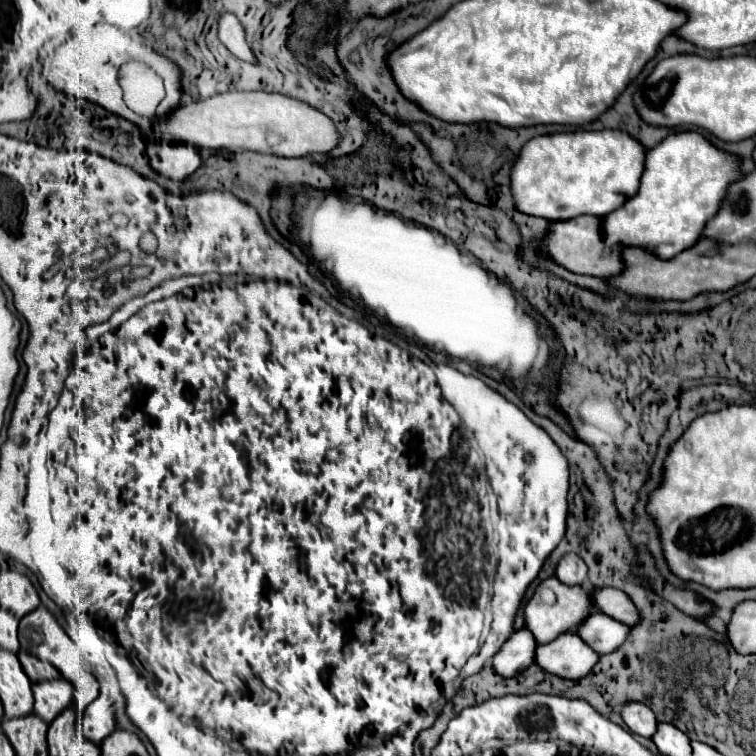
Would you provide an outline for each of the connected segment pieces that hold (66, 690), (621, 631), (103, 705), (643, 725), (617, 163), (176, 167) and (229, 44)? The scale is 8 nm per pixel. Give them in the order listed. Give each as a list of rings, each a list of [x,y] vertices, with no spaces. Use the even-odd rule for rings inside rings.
[[[64,679],[58,681],[42,681],[32,685],[34,693],[34,715],[38,715],[44,723],[54,721],[54,717],[66,707],[72,705],[72,685]]]
[[[592,611],[582,625],[576,627],[576,635],[596,653],[612,653],[616,651],[628,637],[630,627],[622,625],[610,617],[602,617],[602,613]]]
[[[98,697],[94,703],[88,705],[88,709],[84,711],[84,737],[88,741],[92,741],[94,745],[100,745],[114,729],[114,709],[108,697]]]
[[[628,703],[622,709],[622,719],[626,721],[626,725],[630,727],[630,731],[634,731],[640,737],[650,739],[656,733],[656,717],[650,709],[646,709],[646,705],[642,703]]]
[[[614,129],[534,137],[520,149],[510,169],[514,209],[548,221],[580,215],[604,217],[638,193],[644,153],[646,149],[636,139]]]
[[[146,145],[150,167],[172,179],[182,181],[200,167],[198,149],[170,149],[170,145]]]
[[[220,13],[218,17],[218,39],[220,43],[242,61],[254,63],[254,55],[250,53],[250,45],[246,45],[246,35],[238,19],[230,13]]]

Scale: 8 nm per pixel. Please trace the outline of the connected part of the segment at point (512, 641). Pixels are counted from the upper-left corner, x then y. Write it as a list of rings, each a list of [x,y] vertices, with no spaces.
[[[520,629],[508,637],[508,641],[496,651],[492,667],[502,677],[514,677],[518,671],[534,663],[536,643],[526,629]]]

